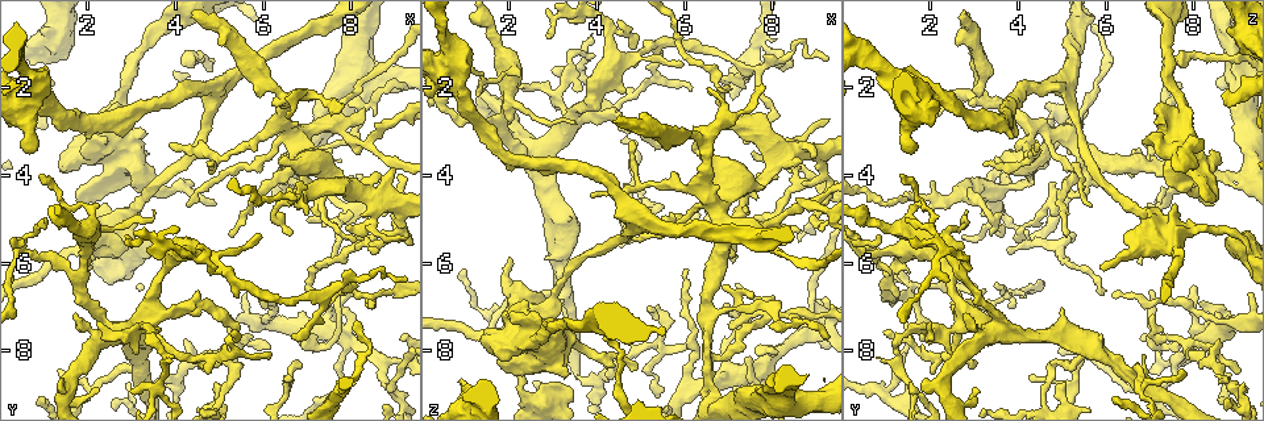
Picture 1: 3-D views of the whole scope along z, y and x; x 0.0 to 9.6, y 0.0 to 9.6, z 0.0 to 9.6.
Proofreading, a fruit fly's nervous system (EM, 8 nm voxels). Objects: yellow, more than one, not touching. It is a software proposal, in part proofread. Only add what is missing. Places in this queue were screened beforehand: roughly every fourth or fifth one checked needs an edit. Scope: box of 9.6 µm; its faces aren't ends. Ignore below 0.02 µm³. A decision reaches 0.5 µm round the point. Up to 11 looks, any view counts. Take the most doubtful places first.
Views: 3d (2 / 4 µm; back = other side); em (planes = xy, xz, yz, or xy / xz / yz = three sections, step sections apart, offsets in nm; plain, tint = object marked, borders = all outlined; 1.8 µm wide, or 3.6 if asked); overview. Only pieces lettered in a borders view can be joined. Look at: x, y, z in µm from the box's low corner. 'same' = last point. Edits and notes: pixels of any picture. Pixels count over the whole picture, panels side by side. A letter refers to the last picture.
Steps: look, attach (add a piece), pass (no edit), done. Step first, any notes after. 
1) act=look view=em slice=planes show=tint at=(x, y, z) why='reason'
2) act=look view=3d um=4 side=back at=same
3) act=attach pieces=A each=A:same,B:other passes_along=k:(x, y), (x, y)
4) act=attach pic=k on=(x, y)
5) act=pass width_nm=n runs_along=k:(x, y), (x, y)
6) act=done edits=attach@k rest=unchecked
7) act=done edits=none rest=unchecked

act=look view=em slice=planes show=borders at=(8.20, 6.65, 8.05)

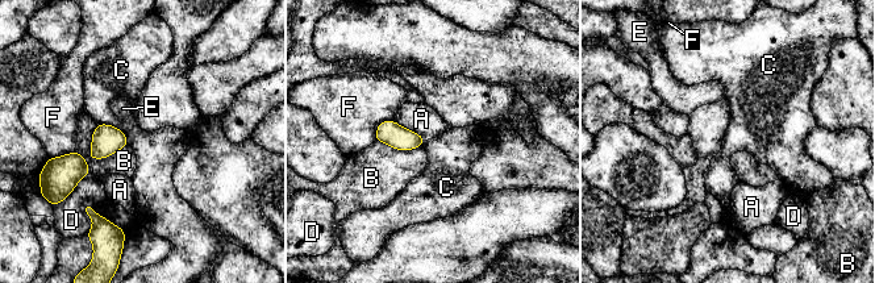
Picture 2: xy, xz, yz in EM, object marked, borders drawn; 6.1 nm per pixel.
act=pass width_nm=120 each=A:other,B:other,C:other,D:other,E:other,F:other border=2:(99, 123), (116, 127), (128, 144) found='none of them fits'

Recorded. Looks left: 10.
act=look view=em slice=planes show=borders at=(7.65, 8.60, 1.50) why='branch stops here'

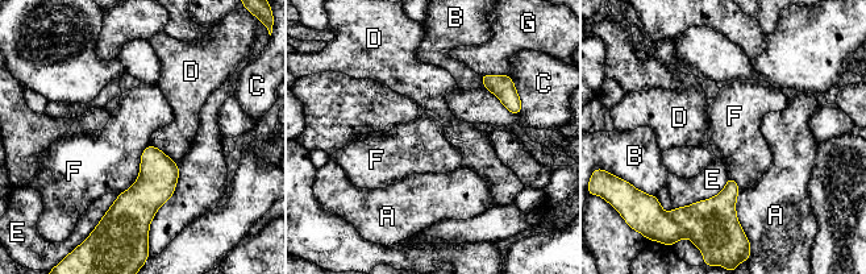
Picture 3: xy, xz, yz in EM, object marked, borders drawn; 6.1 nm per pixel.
act=pass each=A:other,B:other,C:other,D:other,E:other,F:other,G:other border=3:(150, 144), (138, 178), (119, 195) found='no lettered piece goes on from it'

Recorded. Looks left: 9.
act=look view=3d um=4 at=(5.20, 7.25, 7.20)

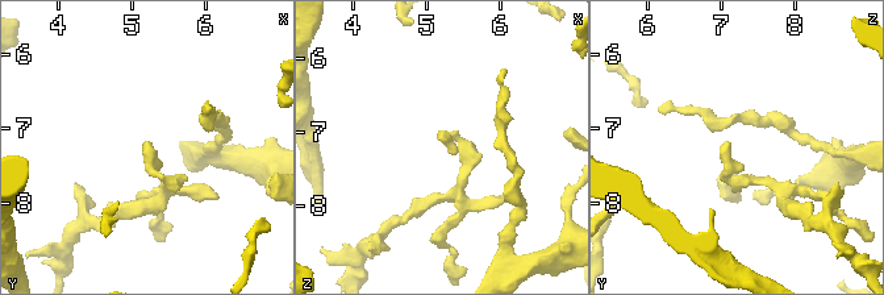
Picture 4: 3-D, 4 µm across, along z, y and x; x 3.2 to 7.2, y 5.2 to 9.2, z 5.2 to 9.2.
act=look view=em slice=planes show=borders at=(5.20, 7.20, 7.15) why='need the tissue'

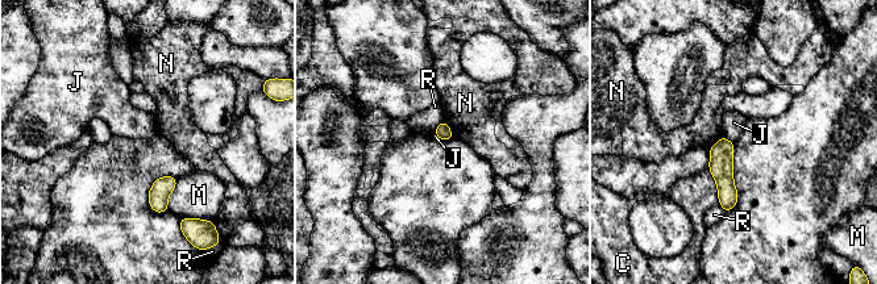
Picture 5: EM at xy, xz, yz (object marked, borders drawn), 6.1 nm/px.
act=pass width_nm=90 each=C:other,J:other,M:other,N:other,R:other border=5:(723, 137), (732, 142) found='none of them fits'

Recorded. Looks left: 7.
act=look view=3d um=2 at=(3.15, 8.50, 6.55) why='a fork'

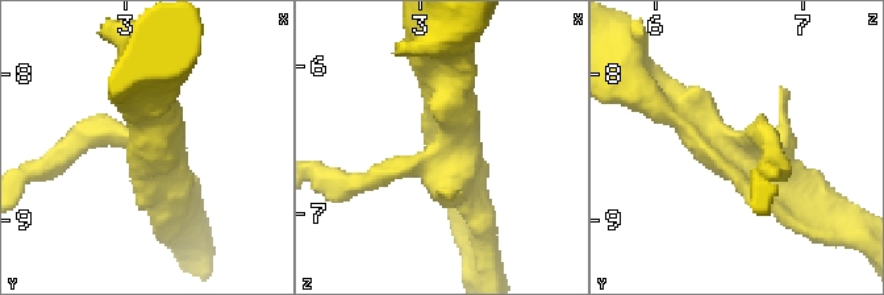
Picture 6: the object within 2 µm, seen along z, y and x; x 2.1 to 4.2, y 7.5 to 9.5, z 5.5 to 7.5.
act=look view=em slice=xz step=8 show=borders at=(3.18, 8.52, 6.60) arms=3 arm_widths_nm=170,220,280 why='need the tissue'

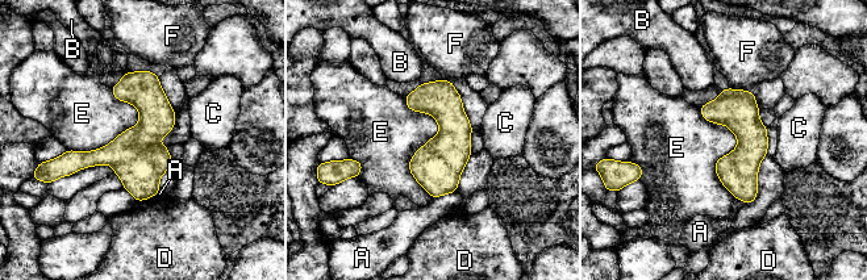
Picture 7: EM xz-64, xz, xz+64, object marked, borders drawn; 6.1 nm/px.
act=pass longest_contact=E:650nm each=A:other,B:other,C:other,D:other,E:other,F:other border=7:(404, 99), (433, 197) found='none of them fits'

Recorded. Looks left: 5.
act=done edits=none rest=unchecked

